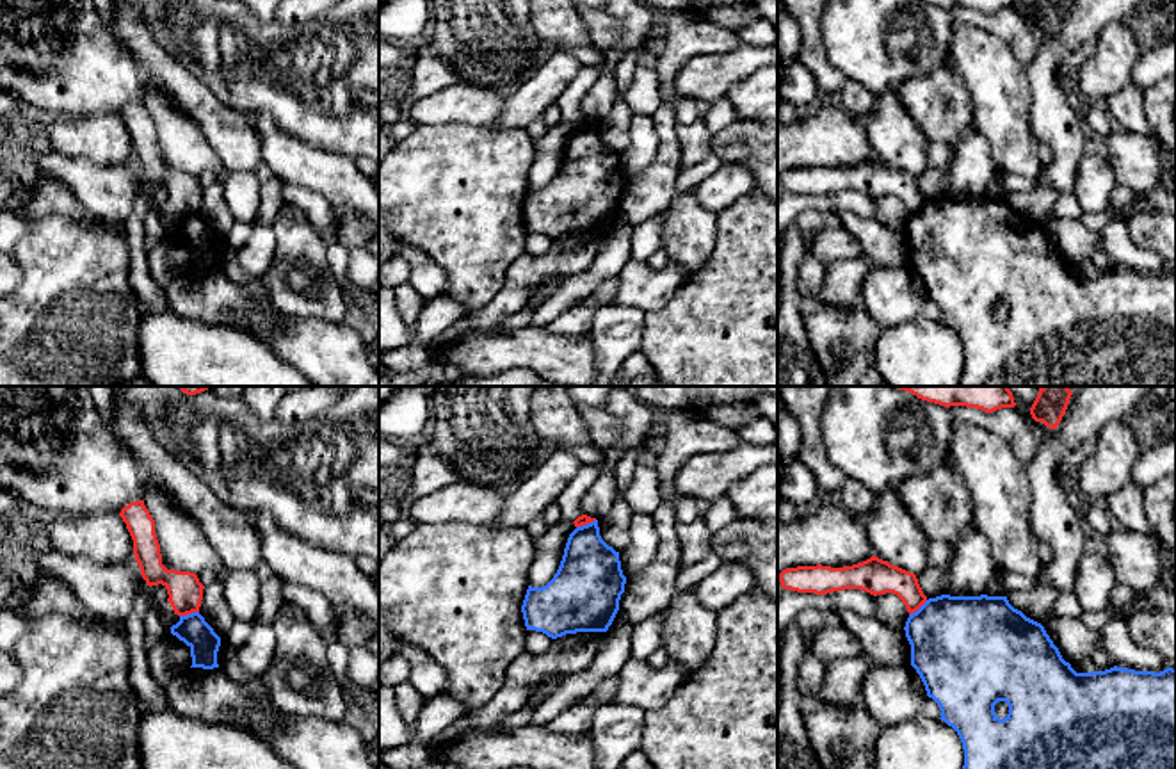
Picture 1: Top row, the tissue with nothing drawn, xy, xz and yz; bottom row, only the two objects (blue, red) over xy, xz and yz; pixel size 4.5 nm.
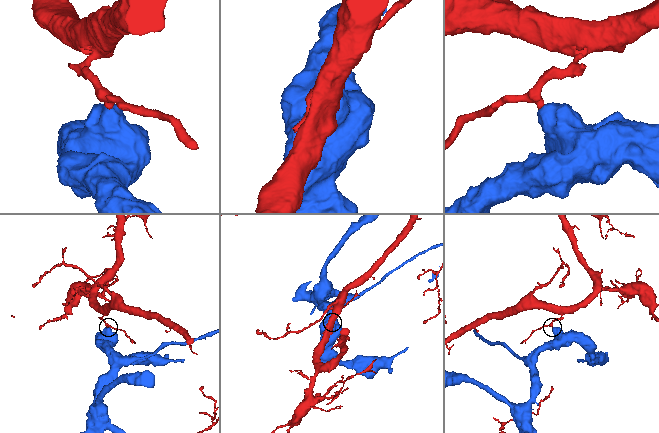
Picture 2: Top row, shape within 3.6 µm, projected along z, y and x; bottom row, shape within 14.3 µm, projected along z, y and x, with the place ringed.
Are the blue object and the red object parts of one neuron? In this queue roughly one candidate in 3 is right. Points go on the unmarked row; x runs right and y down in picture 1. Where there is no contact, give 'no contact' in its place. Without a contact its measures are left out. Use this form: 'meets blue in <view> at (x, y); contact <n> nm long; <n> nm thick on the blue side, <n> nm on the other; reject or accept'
meets blue in xy at (189, 216); contact 90 nm long; 140 nm thick on the blue side, 160 nm on the other; reject

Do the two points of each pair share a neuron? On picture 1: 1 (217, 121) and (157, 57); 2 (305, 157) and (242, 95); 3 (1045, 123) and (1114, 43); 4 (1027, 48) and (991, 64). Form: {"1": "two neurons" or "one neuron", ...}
{"1": "one neuron", "2": "two neurons", "3": "two neurons", "4": "two neurons"}

